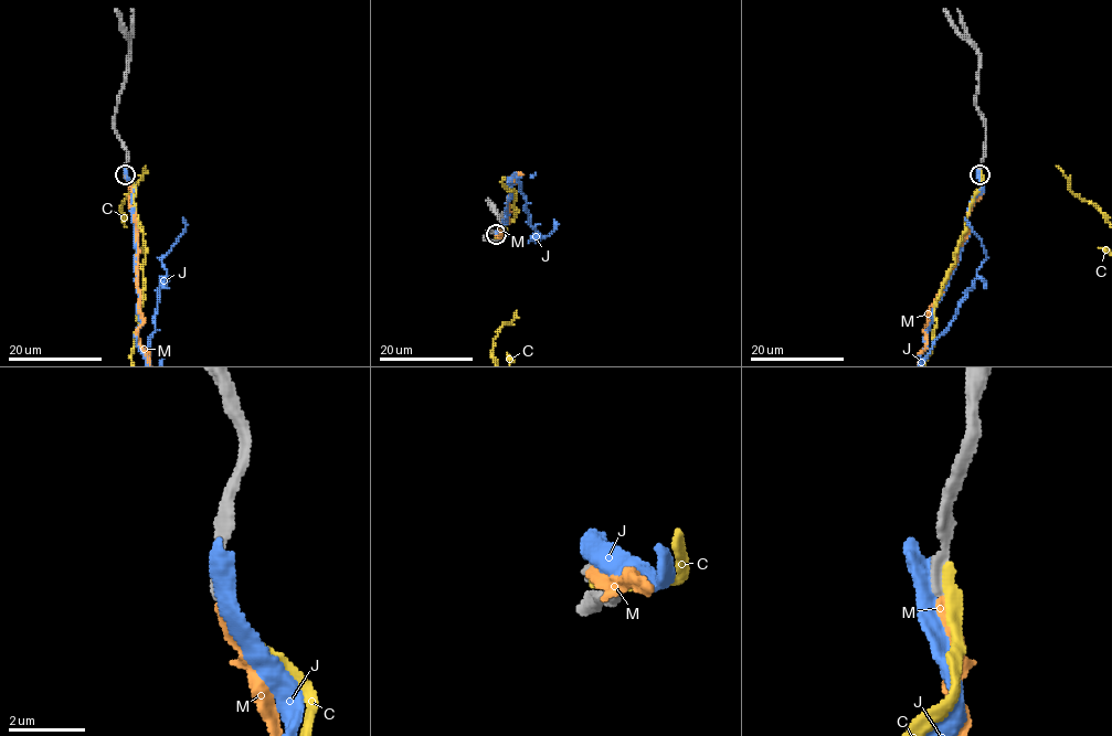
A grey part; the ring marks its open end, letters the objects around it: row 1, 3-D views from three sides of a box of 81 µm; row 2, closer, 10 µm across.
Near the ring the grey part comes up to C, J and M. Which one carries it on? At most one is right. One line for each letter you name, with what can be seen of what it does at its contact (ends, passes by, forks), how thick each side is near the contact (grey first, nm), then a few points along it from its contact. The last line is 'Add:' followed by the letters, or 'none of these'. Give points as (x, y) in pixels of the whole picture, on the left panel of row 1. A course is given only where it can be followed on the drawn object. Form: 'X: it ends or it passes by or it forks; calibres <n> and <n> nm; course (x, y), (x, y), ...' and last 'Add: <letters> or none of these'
M: it ends; calibres 280 and 280 nm
Add: M

